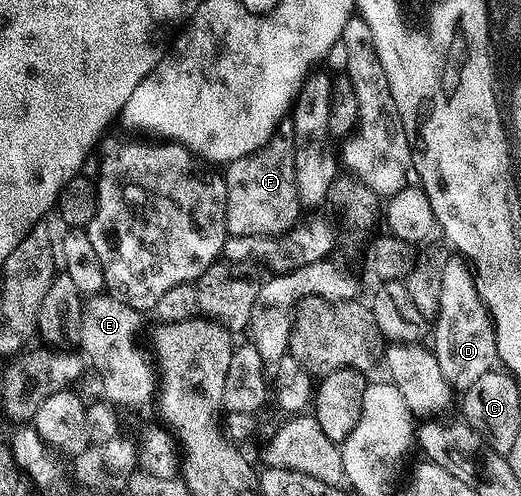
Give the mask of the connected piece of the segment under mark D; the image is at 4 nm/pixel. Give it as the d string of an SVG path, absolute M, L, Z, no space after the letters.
M451 257L447 263L447 269L443 271L443 289L439 293L439 309L431 323L431 350L435 361L439 363L439 370L443 377L449 382L454 392L463 393L483 373L494 370L498 362L497 346L493 337L493 324L489 317L489 311L485 308L485 303L477 293L477 287L473 284L474 274L467 268L464 259Z

